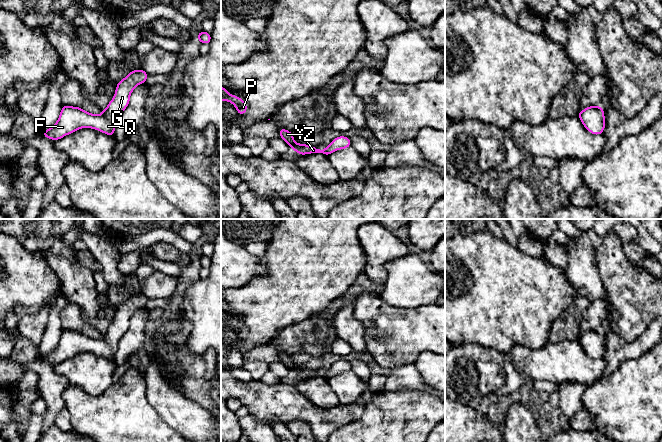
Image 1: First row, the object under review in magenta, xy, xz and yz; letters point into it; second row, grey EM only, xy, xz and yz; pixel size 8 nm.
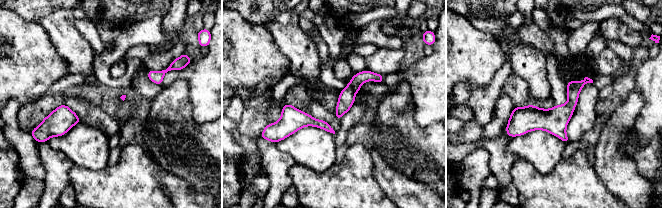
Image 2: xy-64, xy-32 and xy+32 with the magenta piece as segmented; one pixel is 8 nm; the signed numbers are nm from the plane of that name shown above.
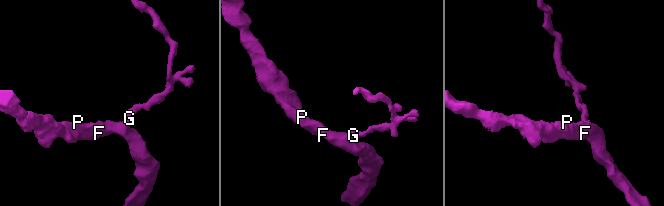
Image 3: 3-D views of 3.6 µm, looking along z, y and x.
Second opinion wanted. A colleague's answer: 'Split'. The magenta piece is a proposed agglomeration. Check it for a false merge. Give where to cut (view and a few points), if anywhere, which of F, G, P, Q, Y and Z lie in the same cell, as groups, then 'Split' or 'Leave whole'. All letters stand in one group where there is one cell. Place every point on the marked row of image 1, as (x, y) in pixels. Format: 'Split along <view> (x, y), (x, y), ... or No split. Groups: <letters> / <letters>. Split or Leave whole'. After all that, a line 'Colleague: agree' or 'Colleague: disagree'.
No split. Groups: F G P Q Y Z. Leave whole
Colleague: disagree

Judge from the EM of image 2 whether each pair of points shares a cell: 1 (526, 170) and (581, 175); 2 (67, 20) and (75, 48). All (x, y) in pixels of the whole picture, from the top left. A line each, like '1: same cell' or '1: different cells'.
1: same cell
2: same cell

